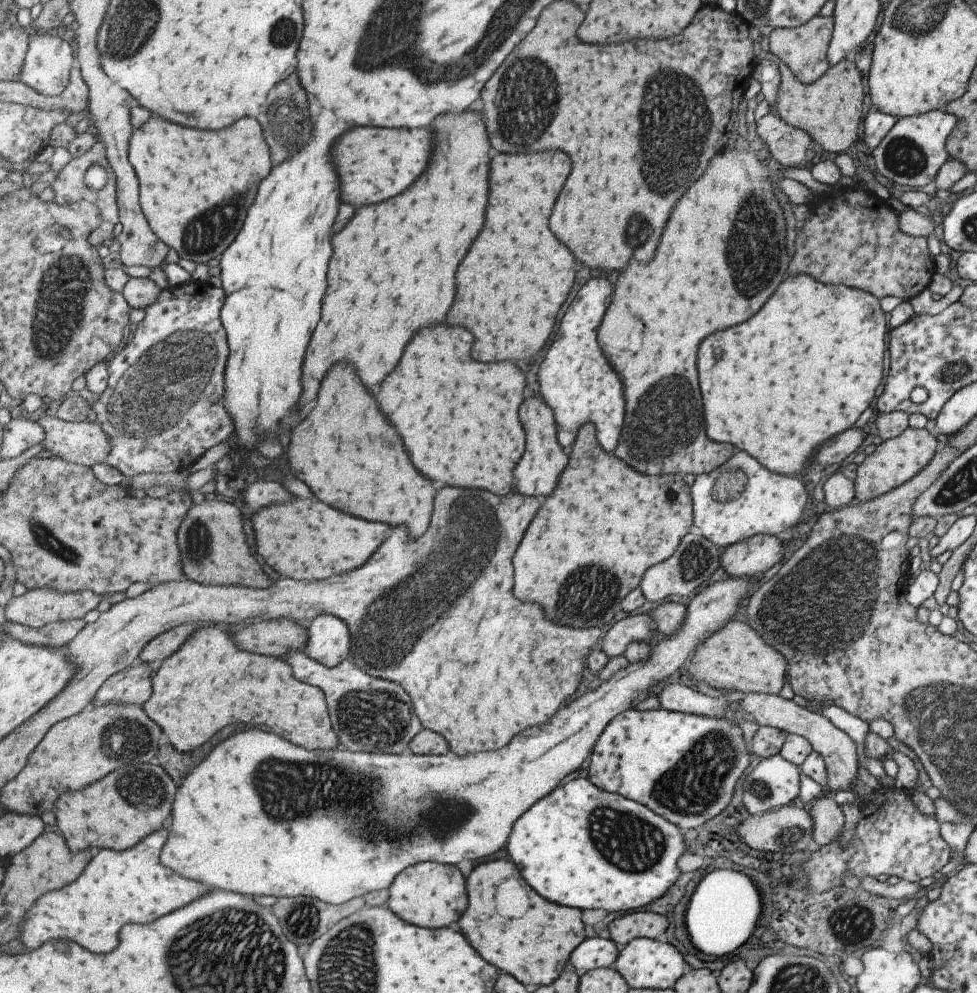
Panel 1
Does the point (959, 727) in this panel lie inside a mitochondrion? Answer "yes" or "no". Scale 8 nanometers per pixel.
yes

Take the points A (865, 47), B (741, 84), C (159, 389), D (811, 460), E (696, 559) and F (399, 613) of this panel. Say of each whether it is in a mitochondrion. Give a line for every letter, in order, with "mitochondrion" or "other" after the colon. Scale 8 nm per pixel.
A: other
B: other
C: mitochondrion
D: other
E: mitochondrion
F: mitochondrion

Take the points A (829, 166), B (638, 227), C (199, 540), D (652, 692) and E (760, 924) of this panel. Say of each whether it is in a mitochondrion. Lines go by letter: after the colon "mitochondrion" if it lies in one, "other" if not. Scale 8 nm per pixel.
A: other
B: mitochondrion
C: mitochondrion
D: other
E: other

